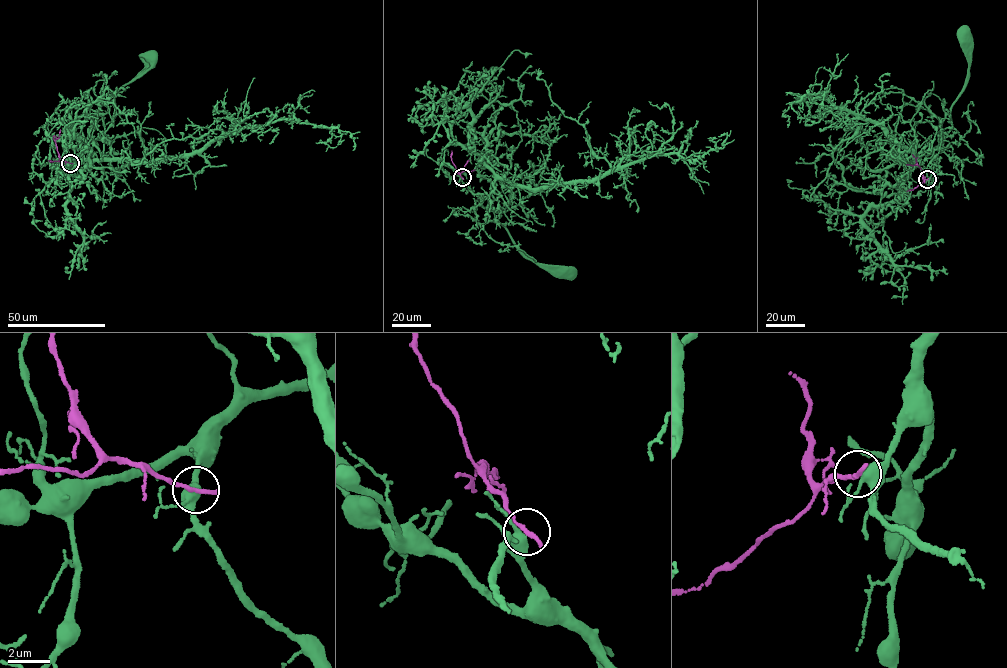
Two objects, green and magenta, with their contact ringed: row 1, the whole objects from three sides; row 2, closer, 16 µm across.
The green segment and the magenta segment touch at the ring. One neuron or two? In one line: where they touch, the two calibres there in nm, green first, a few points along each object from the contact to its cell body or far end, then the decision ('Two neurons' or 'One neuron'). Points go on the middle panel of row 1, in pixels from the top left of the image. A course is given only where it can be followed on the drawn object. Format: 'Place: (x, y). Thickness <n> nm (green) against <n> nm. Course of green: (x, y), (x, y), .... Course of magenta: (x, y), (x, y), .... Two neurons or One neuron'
Place: (462, 177). Thickness 360 nm (green) against 240 nm. Course of green: (462, 178), (474, 193), (488, 197), (487, 213), (490, 220), (505, 228), (520, 250), (556, 273), (569, 272). Course of magenta: (462, 178), (458, 172), (475, 170). Two neurons

